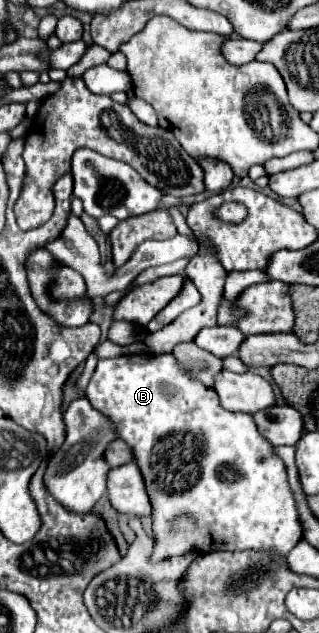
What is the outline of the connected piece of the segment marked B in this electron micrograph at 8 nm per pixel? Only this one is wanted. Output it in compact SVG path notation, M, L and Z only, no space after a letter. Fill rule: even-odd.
M134 354L134 356L102 358L102 360L98 360L98 366L96 366L96 370L90 378L90 384L88 384L86 392L88 392L88 400L92 402L92 406L98 408L100 412L104 412L116 424L118 436L134 448L136 464L140 466L140 472L146 480L150 502L154 506L154 510L152 510L154 526L152 528L154 528L156 546L154 546L152 560L164 560L164 558L170 558L170 556L176 556L176 554L184 554L192 548L198 548L200 552L264 550L264 552L270 552L270 554L276 554L276 556L286 556L296 546L296 542L300 542L302 524L300 524L300 516L298 516L298 506L296 506L294 494L288 486L288 476L286 476L286 470L284 470L284 462L280 462L280 458L276 458L276 454L272 454L274 446L256 430L252 414L240 414L240 412L224 410L220 406L220 400L214 394L214 390L208 390L206 386L200 386L198 380L194 380L186 370L182 370L178 366L178 362L172 354Z

